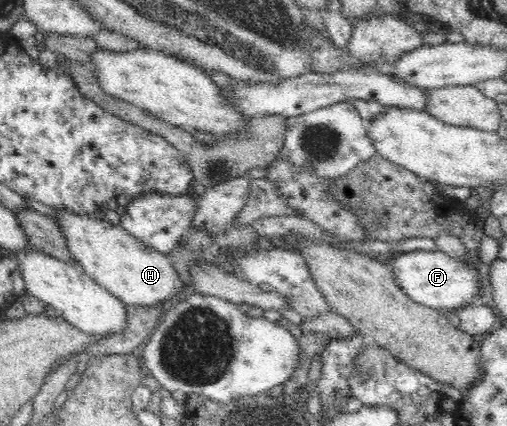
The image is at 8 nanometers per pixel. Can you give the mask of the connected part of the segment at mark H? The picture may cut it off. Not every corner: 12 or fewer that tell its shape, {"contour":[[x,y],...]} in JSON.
{"contour":[[56,210],[71,259],[128,305],[187,281],[167,255],[98,215]]}

